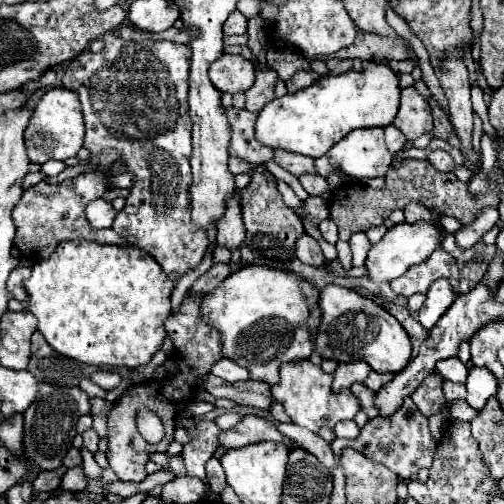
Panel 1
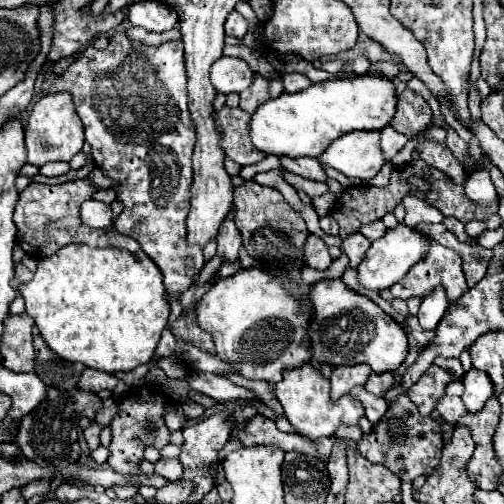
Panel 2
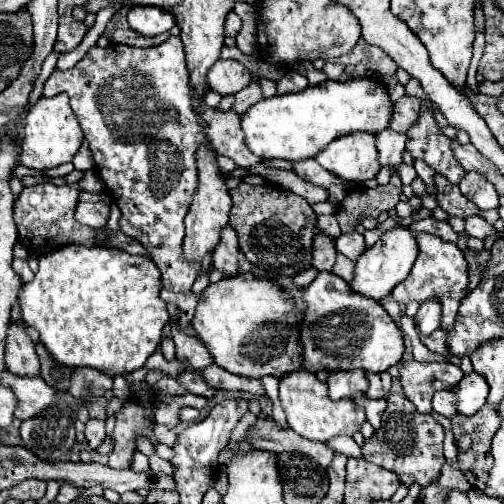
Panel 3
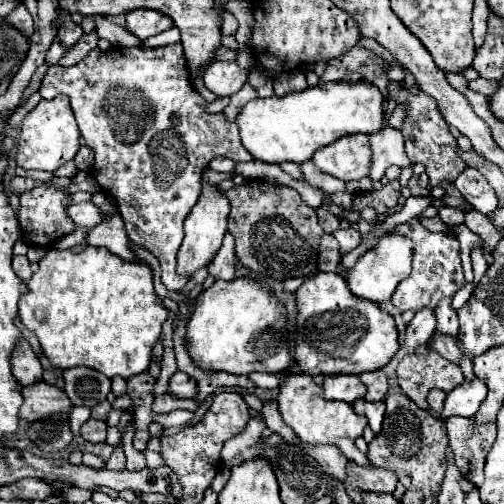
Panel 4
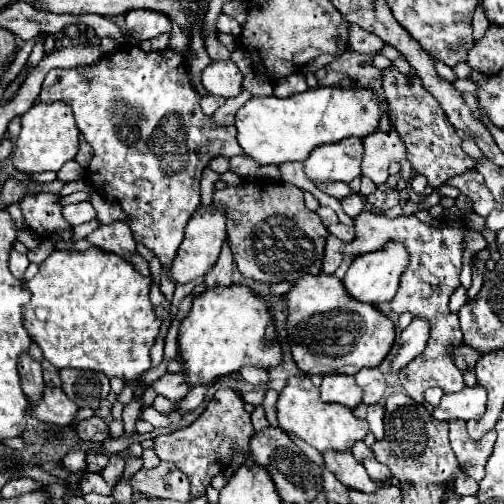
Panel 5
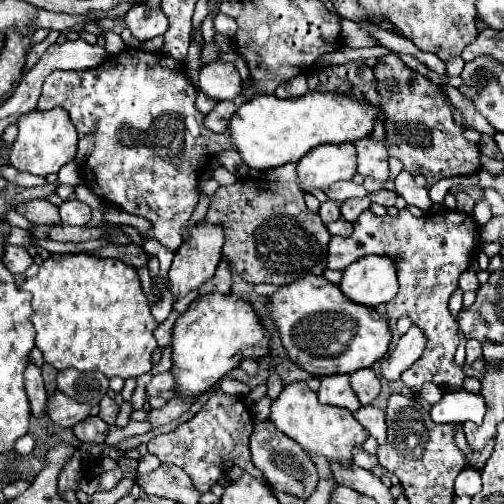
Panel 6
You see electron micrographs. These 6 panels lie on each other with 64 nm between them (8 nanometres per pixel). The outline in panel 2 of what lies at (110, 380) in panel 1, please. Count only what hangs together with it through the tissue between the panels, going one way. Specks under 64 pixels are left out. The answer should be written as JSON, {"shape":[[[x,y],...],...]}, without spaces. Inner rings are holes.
{"shape":[[[86,368],[86,370],[80,374],[76,388],[96,394],[96,392],[100,392],[100,390],[114,390],[116,384],[118,384],[118,378],[116,378],[114,374],[106,374],[106,372],[100,372],[100,370]]]}

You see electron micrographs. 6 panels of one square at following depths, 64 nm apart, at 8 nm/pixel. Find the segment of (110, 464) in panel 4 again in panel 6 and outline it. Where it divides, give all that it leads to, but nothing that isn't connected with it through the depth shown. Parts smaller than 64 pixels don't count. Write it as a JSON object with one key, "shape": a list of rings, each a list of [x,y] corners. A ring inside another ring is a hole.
{"shape":[[[116,468],[116,470],[110,470],[110,472],[104,472],[100,474],[100,490],[108,492],[108,490],[114,490],[118,486],[118,482],[122,480],[122,470]]]}

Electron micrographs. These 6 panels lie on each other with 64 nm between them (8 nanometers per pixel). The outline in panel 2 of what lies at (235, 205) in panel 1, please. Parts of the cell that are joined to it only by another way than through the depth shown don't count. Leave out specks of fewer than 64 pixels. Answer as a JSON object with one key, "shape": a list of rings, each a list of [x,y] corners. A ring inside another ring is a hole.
{"shape":[[[228,214],[228,220],[224,220],[224,224],[220,226],[216,242],[218,242],[218,256],[222,256],[224,262],[234,264],[238,260],[238,250],[242,246],[242,240],[232,214]]]}

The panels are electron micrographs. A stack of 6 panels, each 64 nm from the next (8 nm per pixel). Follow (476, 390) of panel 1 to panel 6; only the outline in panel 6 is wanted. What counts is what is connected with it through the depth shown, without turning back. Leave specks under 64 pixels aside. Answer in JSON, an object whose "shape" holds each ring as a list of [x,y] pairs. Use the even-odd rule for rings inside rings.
{"shape":[[[452,392],[452,394],[444,394],[440,402],[436,402],[430,410],[430,418],[436,424],[462,424],[466,420],[480,424],[480,420],[484,418],[486,406],[484,406],[484,398],[480,394],[472,394],[472,392]]]}

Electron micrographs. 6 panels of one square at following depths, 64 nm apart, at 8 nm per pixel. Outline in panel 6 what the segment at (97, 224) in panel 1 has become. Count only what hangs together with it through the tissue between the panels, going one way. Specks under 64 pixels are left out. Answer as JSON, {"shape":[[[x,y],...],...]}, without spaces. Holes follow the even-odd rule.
{"shape":[[[66,200],[64,204],[58,206],[58,210],[60,210],[62,224],[84,226],[90,222],[90,208],[78,200]]]}

